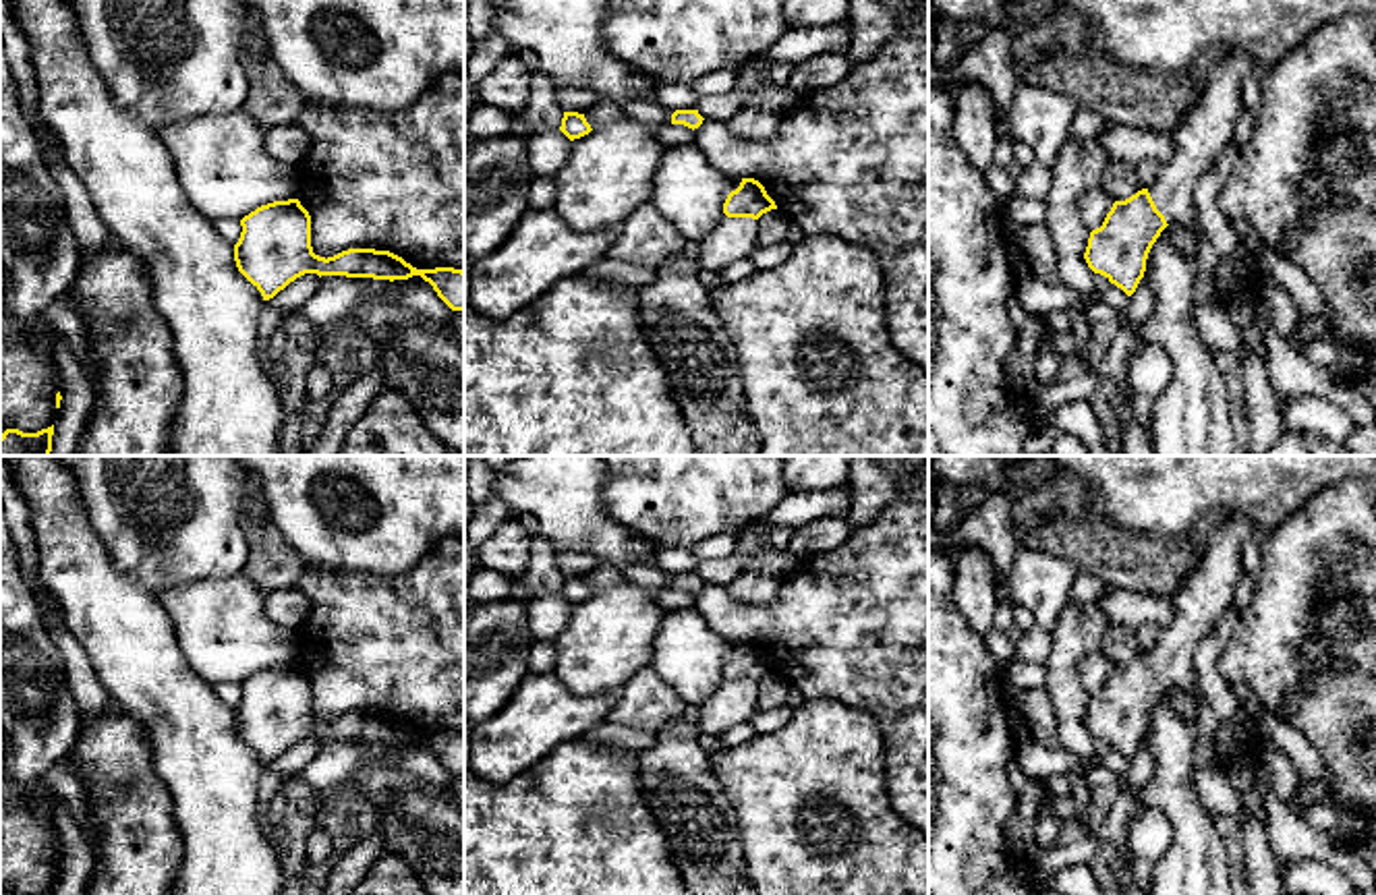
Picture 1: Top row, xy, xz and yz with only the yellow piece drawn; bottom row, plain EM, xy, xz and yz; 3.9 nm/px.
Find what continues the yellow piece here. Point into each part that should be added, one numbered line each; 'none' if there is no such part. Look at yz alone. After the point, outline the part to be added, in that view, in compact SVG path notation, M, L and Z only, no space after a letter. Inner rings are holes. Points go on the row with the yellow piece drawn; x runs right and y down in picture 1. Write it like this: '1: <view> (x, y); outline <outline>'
1: yz (1207, 127); outline M1231 50L1204 81L1196 83L1196 99L1169 133L1173 157L1160 164L1156 182L1148 191L1167 224L1181 224L1196 242L1200 240L1196 184L1214 168L1225 145L1233 139L1233 126L1245 110L1241 85L1254 66L1256 62L1245 52Z

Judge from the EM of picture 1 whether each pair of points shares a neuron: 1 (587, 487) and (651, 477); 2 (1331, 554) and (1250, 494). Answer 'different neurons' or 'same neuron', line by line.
1: different neurons
2: different neurons

